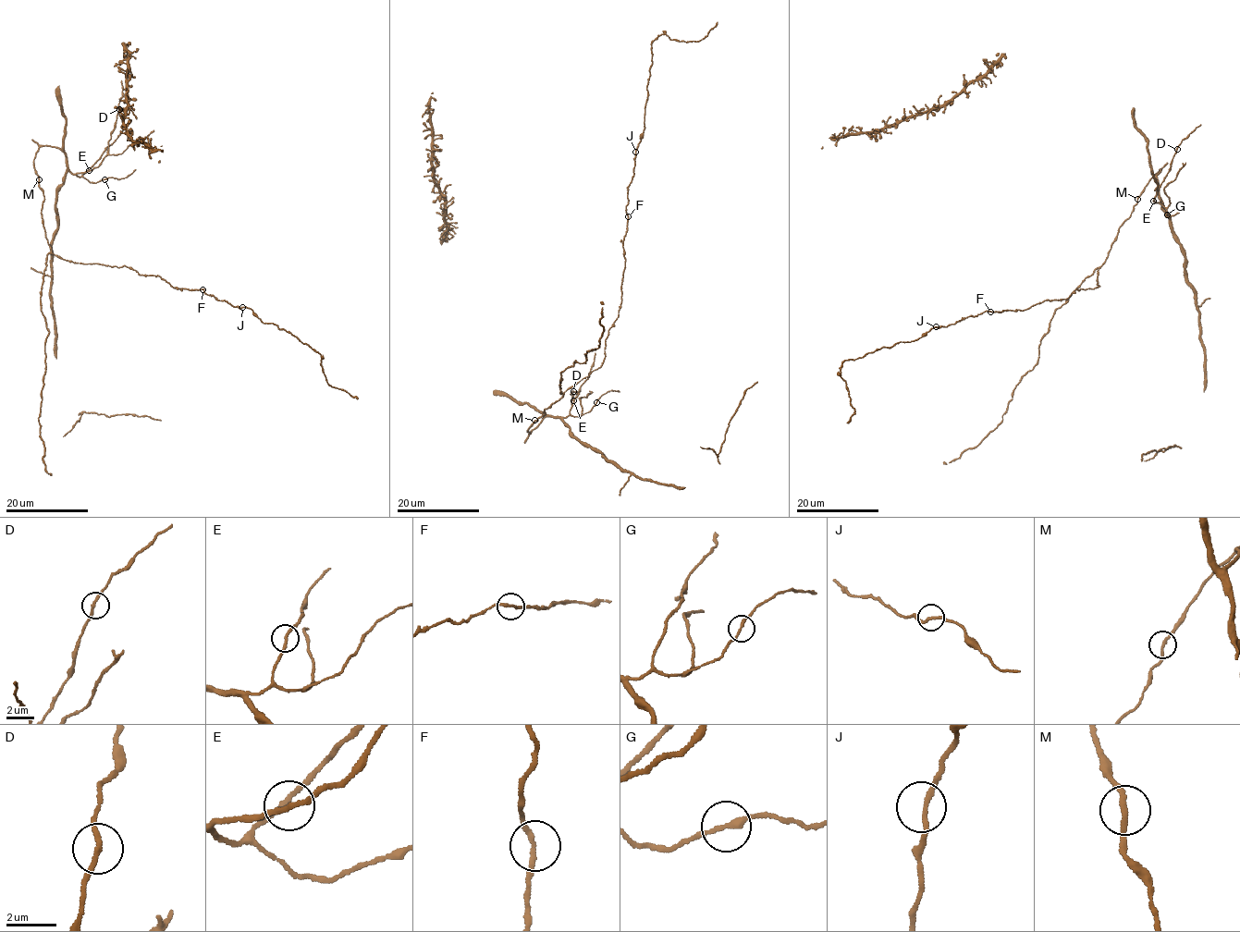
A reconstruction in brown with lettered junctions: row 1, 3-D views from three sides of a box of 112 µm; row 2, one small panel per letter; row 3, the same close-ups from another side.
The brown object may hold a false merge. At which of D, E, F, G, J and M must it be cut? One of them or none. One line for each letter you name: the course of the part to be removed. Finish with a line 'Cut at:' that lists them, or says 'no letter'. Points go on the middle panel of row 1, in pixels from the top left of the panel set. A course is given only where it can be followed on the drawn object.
Cut at: no letter

